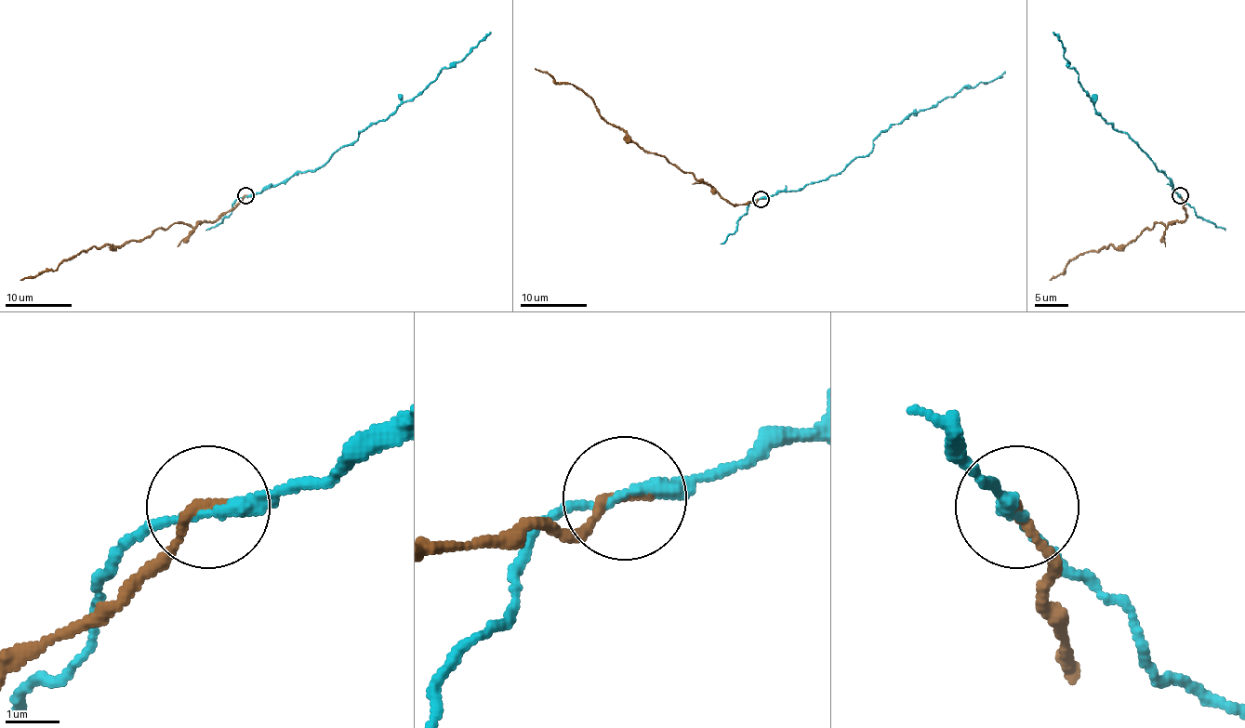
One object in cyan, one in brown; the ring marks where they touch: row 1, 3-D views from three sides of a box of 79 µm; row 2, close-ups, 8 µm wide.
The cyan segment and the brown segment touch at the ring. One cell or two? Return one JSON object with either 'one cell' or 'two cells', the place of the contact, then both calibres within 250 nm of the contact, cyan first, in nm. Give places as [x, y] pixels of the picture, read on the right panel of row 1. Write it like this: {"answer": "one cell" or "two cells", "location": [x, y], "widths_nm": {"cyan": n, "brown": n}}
{"answer": "two cells", "location": [1180, 195], "widths_nm": {"cyan": 200, "brown": 200}}

